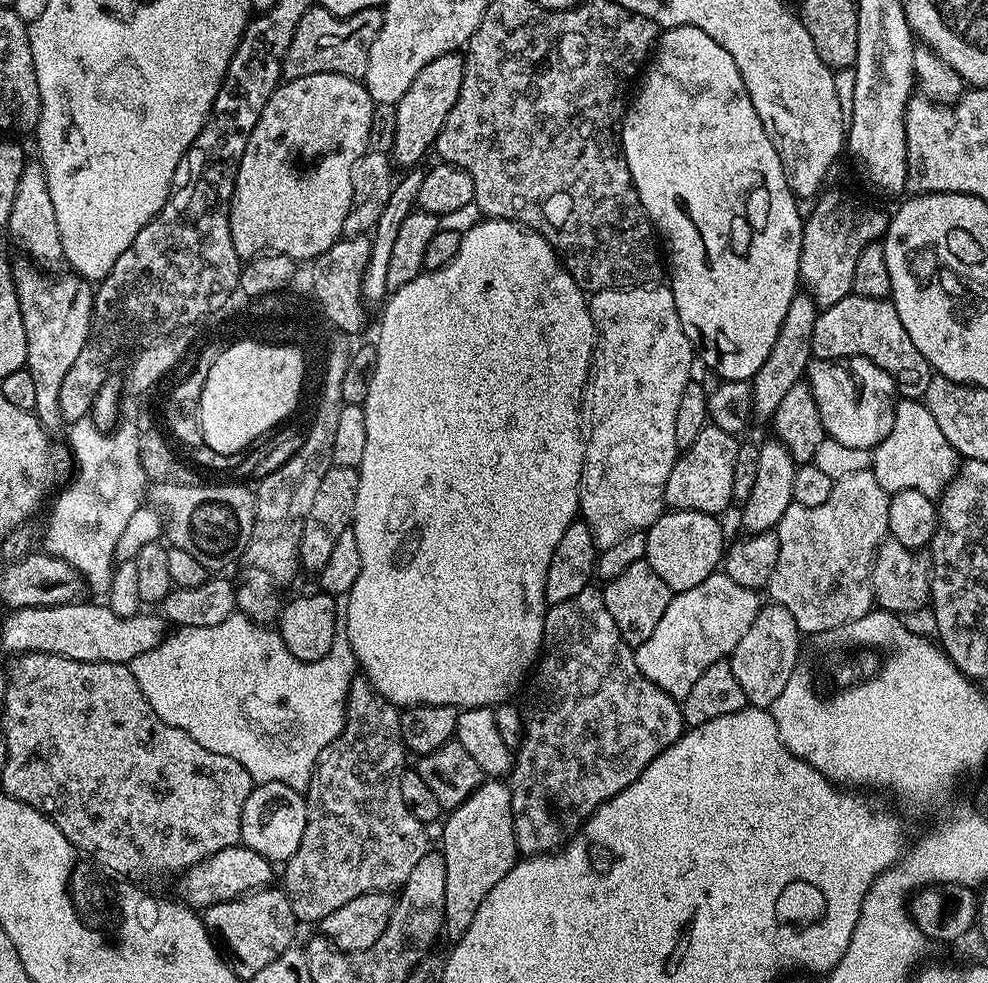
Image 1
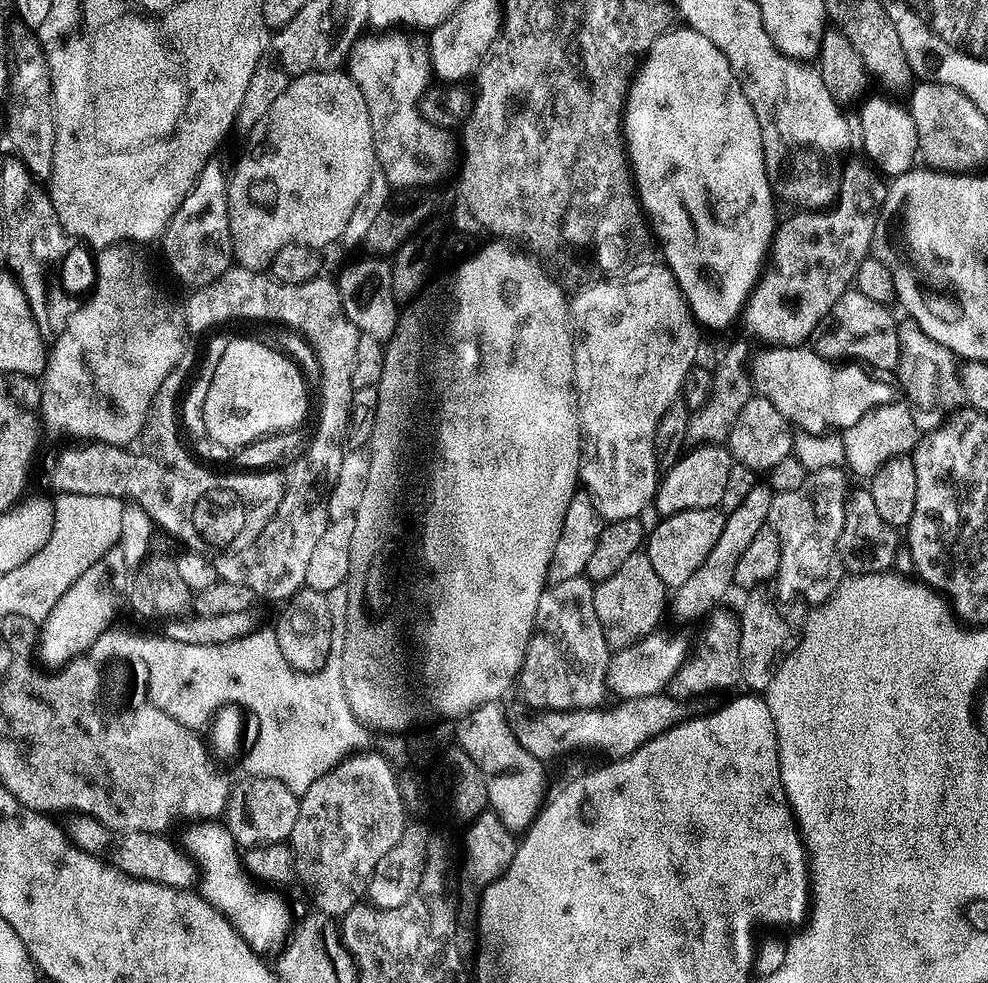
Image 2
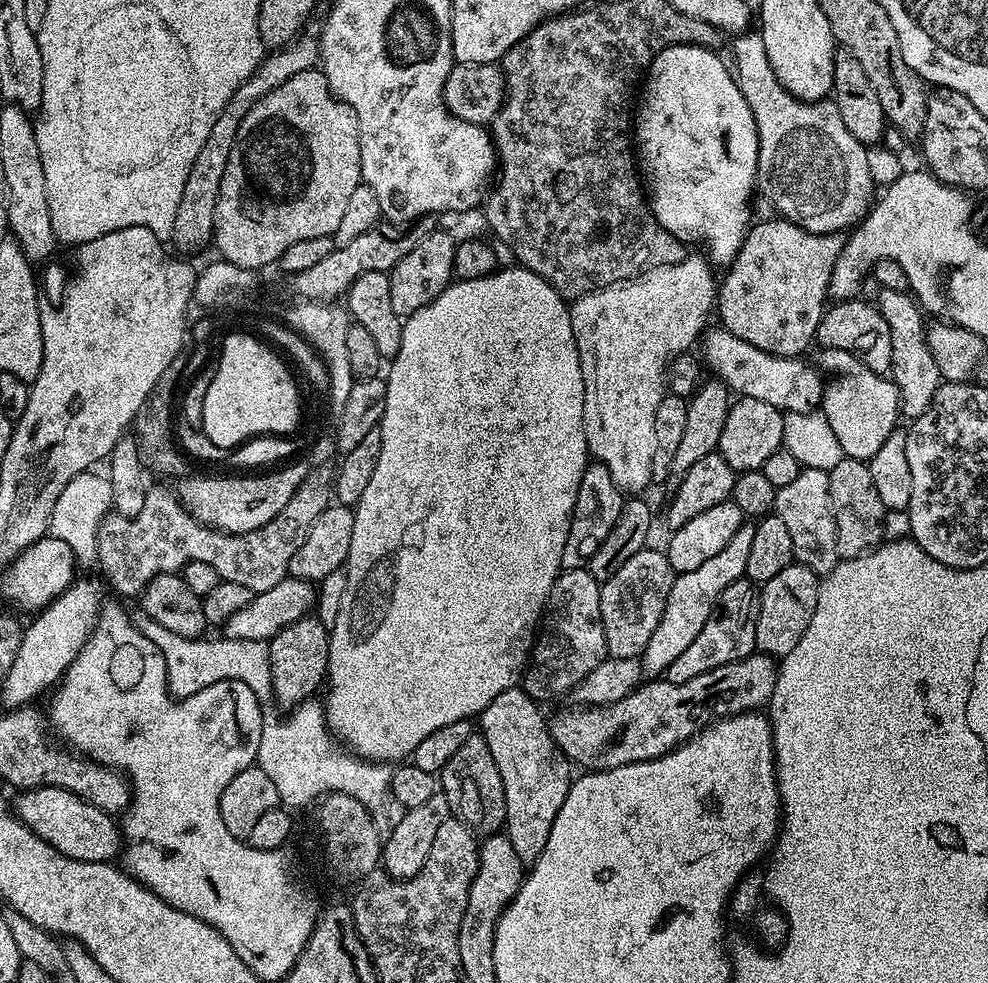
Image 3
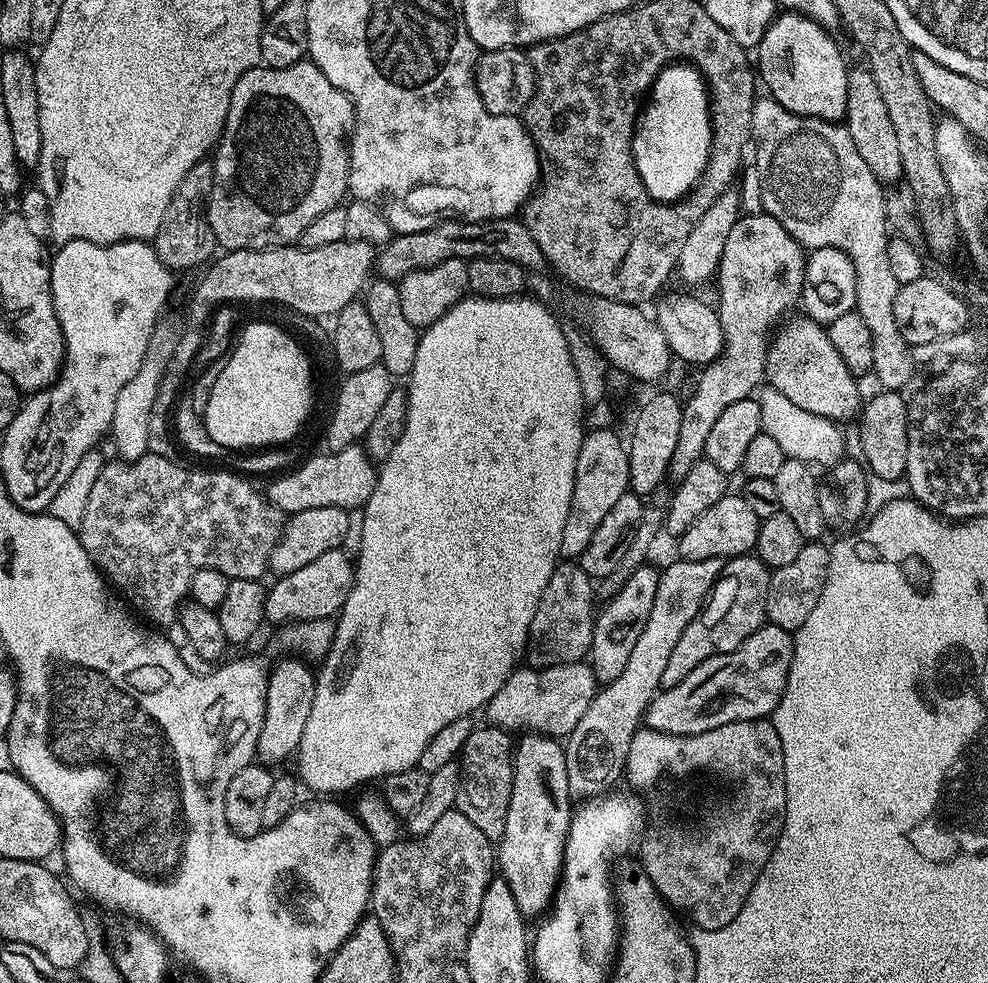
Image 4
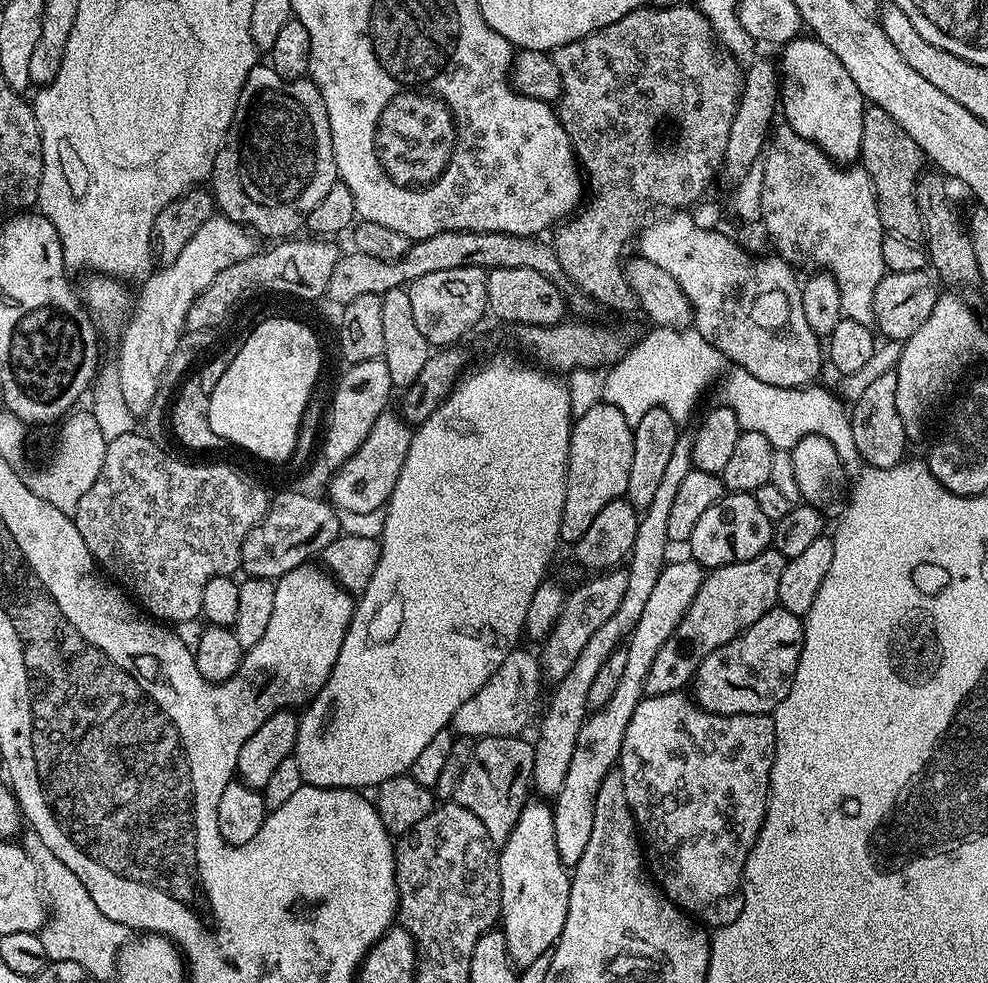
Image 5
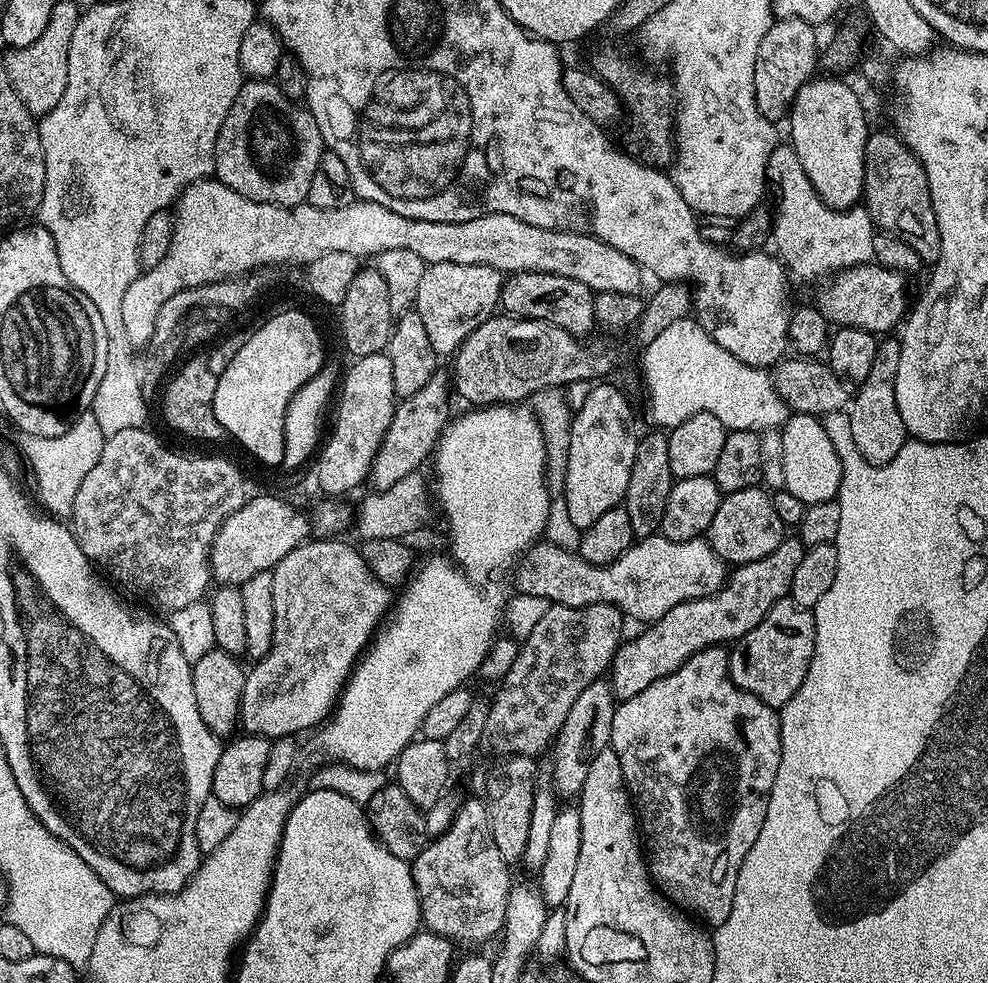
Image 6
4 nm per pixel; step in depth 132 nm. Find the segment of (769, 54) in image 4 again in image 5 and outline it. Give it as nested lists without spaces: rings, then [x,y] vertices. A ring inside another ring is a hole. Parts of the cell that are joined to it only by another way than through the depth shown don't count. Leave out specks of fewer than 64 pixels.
[[[804,34],[799,38],[783,45],[784,57],[778,60],[778,75],[780,77],[779,107],[782,116],[785,116],[787,127],[792,128],[802,138],[814,142],[823,150],[831,160],[841,166],[852,166],[860,159],[860,147],[862,146],[862,118],[866,101],[864,95],[854,86],[854,78],[842,66],[842,62],[822,42],[818,42],[811,35]]]

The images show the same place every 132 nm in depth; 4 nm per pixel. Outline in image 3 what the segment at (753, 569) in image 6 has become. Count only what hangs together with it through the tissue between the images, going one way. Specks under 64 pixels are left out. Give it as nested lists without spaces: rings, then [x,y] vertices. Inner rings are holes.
[[[745,578],[735,580],[720,596],[720,602],[716,611],[702,626],[698,638],[670,662],[666,678],[675,684],[690,682],[690,678],[698,678],[698,674],[706,674],[718,666],[726,666],[730,662],[738,662],[742,658],[753,655],[757,651],[756,646],[756,619],[760,609],[760,597],[758,588],[753,581]]]

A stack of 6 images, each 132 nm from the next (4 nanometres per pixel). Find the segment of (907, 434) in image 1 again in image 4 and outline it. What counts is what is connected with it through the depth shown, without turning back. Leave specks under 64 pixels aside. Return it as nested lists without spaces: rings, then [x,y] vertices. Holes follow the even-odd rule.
[[[797,316],[797,320],[789,319],[771,337],[764,371],[767,383],[778,390],[778,394],[786,394],[794,406],[810,410],[810,414],[837,422],[845,422],[852,415],[853,419],[862,408],[857,377],[852,375],[846,362],[842,362],[842,354],[834,350],[827,327],[814,322],[809,316]]]

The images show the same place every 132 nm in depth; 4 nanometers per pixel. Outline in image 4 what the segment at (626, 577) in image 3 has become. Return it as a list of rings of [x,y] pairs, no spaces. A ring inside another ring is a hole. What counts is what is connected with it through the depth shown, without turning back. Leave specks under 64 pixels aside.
[[[644,563],[626,578],[621,588],[606,600],[604,609],[595,613],[596,625],[592,631],[592,651],[590,663],[596,675],[597,685],[603,686],[614,682],[614,678],[622,675],[630,654],[642,635],[646,626],[646,618],[650,618],[650,609],[654,606],[654,594],[658,591],[658,578],[661,569],[651,568],[651,563]]]

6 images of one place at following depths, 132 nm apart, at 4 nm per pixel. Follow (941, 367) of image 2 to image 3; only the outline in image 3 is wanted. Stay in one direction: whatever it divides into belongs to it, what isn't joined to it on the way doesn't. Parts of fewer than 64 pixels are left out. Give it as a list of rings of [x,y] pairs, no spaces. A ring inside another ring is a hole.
[[[880,288],[878,294],[880,297],[875,297],[874,303],[880,309],[882,318],[886,318],[886,326],[890,326],[892,347],[890,378],[900,392],[901,413],[905,417],[915,418],[921,416],[931,406],[934,394],[942,383],[938,362],[934,362],[934,354],[930,354],[926,323],[924,324],[926,316],[919,303],[908,292]]]

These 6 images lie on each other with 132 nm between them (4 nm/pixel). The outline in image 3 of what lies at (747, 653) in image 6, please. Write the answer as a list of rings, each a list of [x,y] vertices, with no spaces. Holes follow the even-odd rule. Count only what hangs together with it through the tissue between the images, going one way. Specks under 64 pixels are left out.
[[[753,654],[742,658],[738,662],[730,662],[726,666],[718,666],[714,670],[710,670],[706,674],[698,674],[698,678],[690,678],[690,682],[682,682],[681,684],[675,684],[670,682],[667,678],[652,678],[647,682],[641,683],[630,694],[626,694],[626,698],[622,698],[618,702],[613,704],[607,704],[601,708],[594,708],[591,706],[571,706],[565,712],[556,712],[553,716],[550,716],[548,720],[548,729],[550,734],[554,738],[554,742],[560,747],[561,752],[568,757],[569,761],[573,765],[579,766],[584,770],[603,770],[606,768],[617,768],[618,766],[626,766],[627,764],[633,764],[634,762],[642,762],[643,760],[656,760],[659,756],[664,756],[668,752],[673,752],[675,748],[680,744],[685,744],[691,736],[696,736],[704,728],[708,727],[713,720],[724,720],[727,716],[737,716],[743,712],[754,712],[764,707],[771,701],[774,694],[774,686],[776,685],[776,673],[778,671],[778,664],[771,656],[763,654]]]

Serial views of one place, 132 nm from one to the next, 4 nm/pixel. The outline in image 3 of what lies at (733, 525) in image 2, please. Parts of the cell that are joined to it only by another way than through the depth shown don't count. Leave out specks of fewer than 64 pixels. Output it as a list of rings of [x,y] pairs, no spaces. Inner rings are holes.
[[[744,523],[738,534],[734,534],[734,538],[730,538],[730,542],[726,542],[725,548],[718,550],[714,558],[702,562],[698,570],[679,573],[673,579],[670,594],[666,598],[666,610],[662,610],[662,618],[658,618],[658,626],[654,634],[650,634],[650,642],[646,642],[646,650],[638,657],[645,677],[663,677],[670,662],[674,662],[674,658],[678,658],[678,654],[682,654],[682,650],[686,650],[686,646],[690,646],[694,638],[698,638],[702,626],[706,626],[708,619],[714,615],[726,586],[730,586],[735,580],[745,579],[746,558],[750,558],[750,545],[754,542],[755,529],[755,523]]]

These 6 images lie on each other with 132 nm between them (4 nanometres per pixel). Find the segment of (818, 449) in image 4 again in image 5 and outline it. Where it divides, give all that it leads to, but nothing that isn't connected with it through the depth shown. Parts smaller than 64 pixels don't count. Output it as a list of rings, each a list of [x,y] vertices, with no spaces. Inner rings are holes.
[[[735,366],[729,369],[728,377],[724,380],[723,403],[734,410],[743,431],[763,434],[765,438],[770,438],[773,448],[784,450],[790,444],[788,420],[792,420],[793,437],[820,435],[834,446],[845,469],[861,467],[862,461],[854,446],[852,421],[847,405],[835,391],[827,392],[824,388],[816,388],[817,386],[770,386],[770,382],[758,382],[758,378],[754,378],[754,374],[746,374],[746,370]]]

